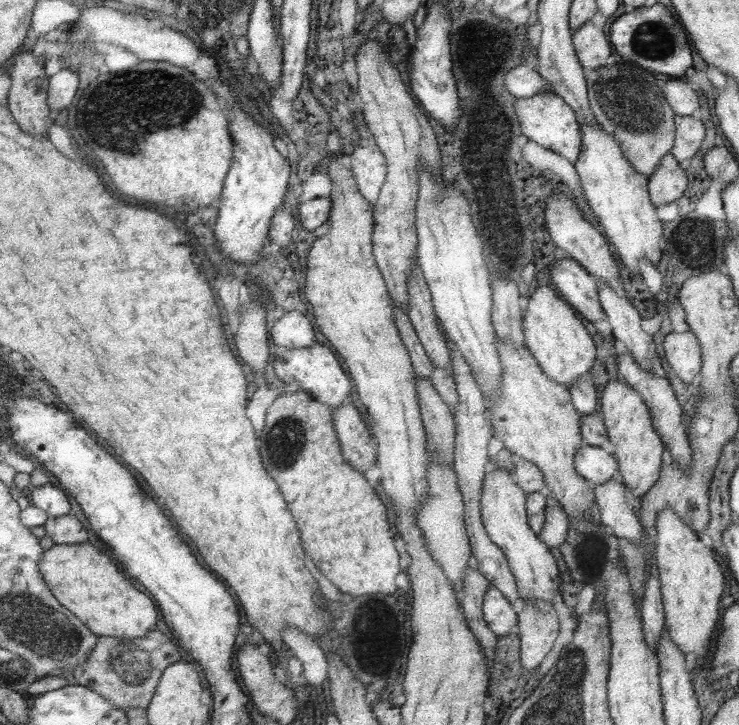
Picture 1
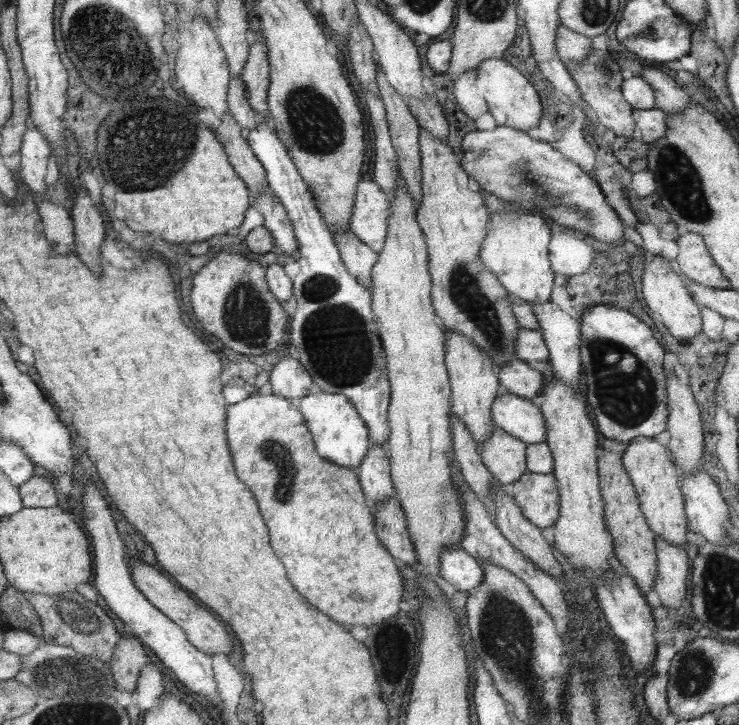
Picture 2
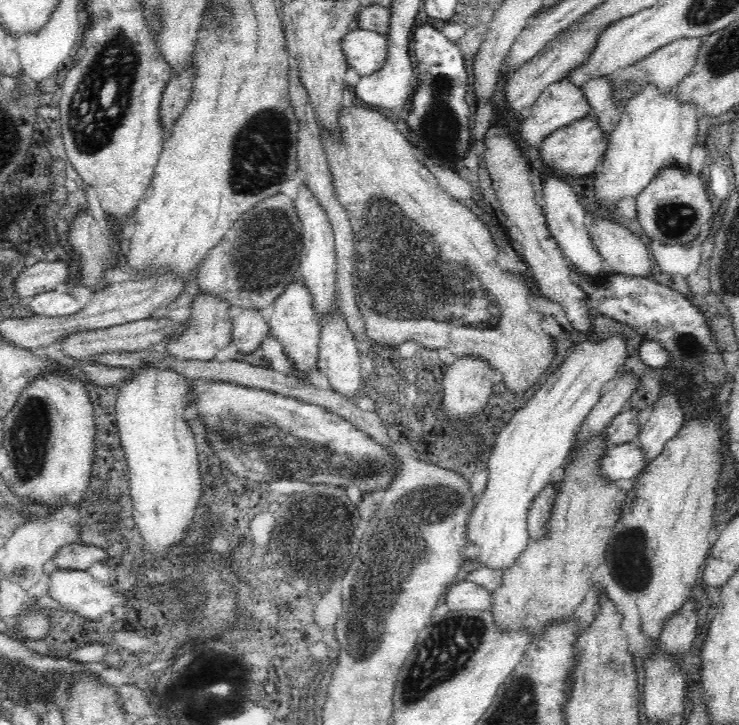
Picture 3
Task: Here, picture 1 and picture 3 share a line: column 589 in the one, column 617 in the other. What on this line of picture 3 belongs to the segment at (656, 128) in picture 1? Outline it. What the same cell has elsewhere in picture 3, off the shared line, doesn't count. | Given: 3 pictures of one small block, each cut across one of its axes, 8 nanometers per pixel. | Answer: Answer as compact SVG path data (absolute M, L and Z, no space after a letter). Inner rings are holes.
M688 38L688 40L678 40L678 42L672 42L672 44L666 44L664 48L660 48L658 52L652 52L648 58L628 66L628 68L622 68L622 70L616 70L614 74L610 74L610 90L612 90L612 100L616 102L616 106L624 112L626 110L626 104L630 98L634 98L644 86L648 84L654 84L660 94L668 94L672 90L678 88L678 84L692 72L694 64L696 64L696 56L700 52L700 42L696 38Z

